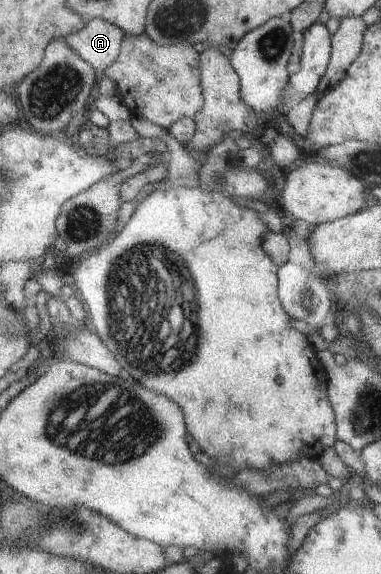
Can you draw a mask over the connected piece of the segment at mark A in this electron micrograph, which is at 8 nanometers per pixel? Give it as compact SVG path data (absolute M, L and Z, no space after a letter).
M91 20L81 32L71 34L67 40L83 60L103 72L120 57L125 37L125 32L114 24Z

